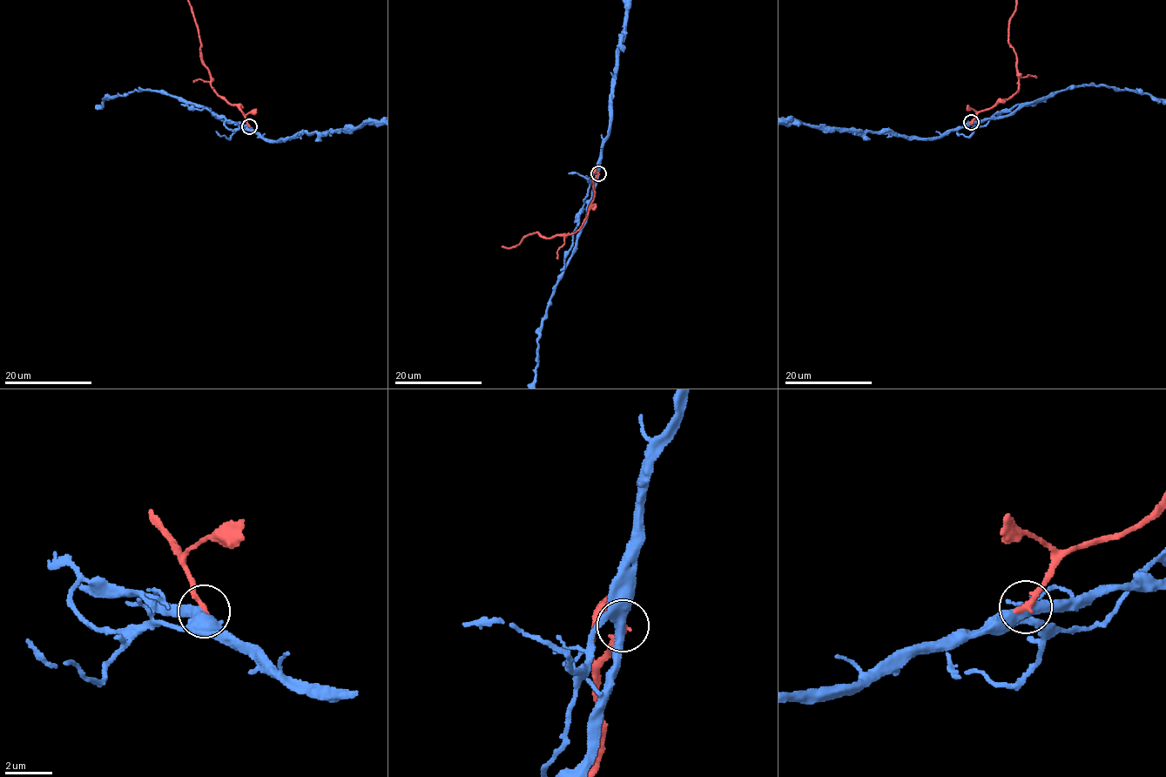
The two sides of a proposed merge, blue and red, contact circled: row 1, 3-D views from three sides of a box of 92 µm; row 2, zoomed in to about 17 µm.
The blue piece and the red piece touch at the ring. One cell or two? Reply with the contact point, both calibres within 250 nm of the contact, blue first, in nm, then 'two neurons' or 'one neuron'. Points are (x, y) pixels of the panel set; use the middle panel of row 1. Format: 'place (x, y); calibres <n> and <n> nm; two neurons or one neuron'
place (598, 173); calibres 440 and 280 nm; one neuron

